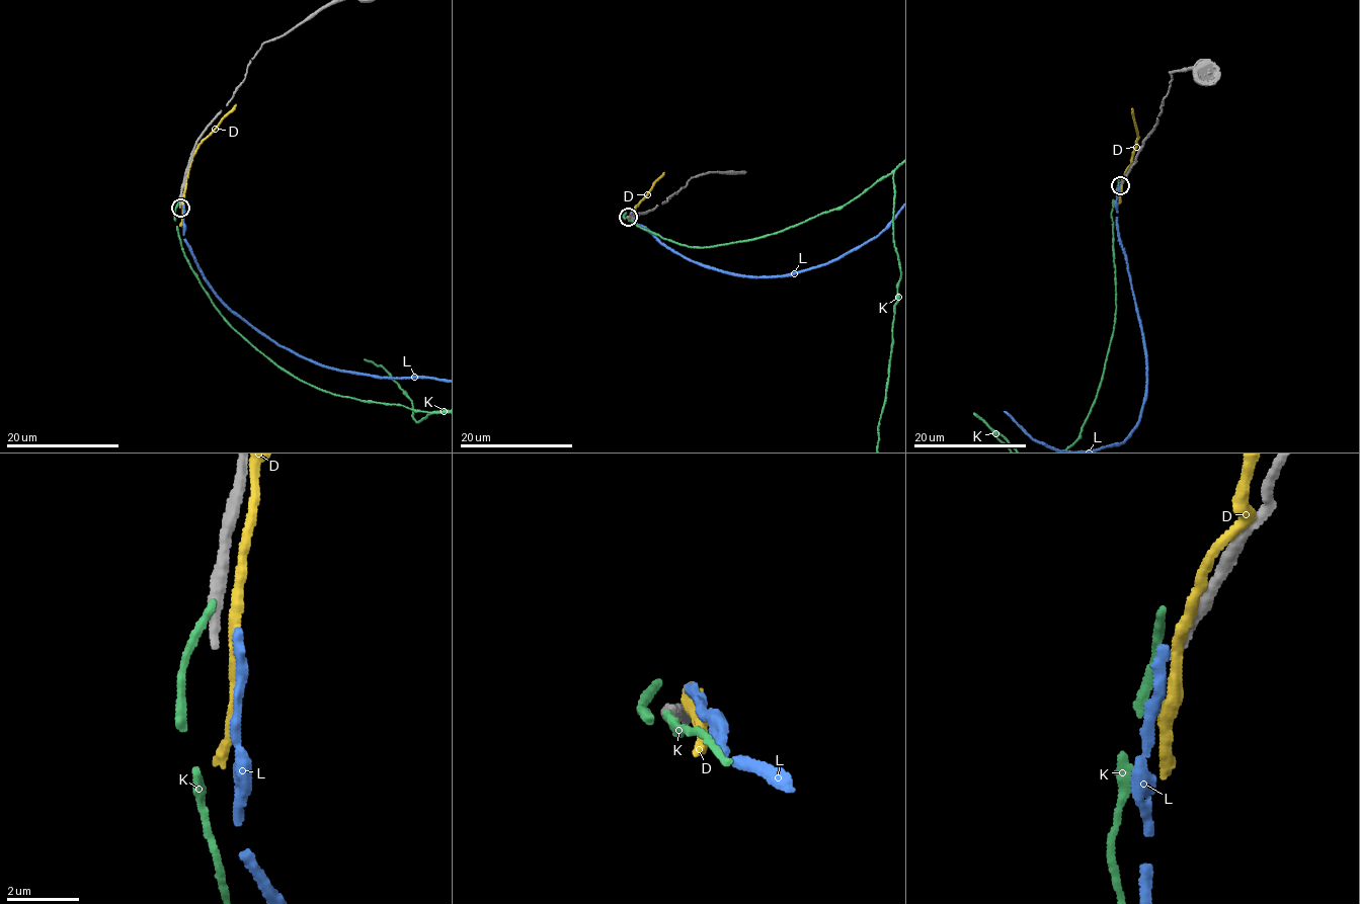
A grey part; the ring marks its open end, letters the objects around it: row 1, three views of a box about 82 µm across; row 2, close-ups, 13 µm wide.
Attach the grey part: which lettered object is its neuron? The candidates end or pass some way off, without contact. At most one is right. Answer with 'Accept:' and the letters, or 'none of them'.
Accept: none of them

